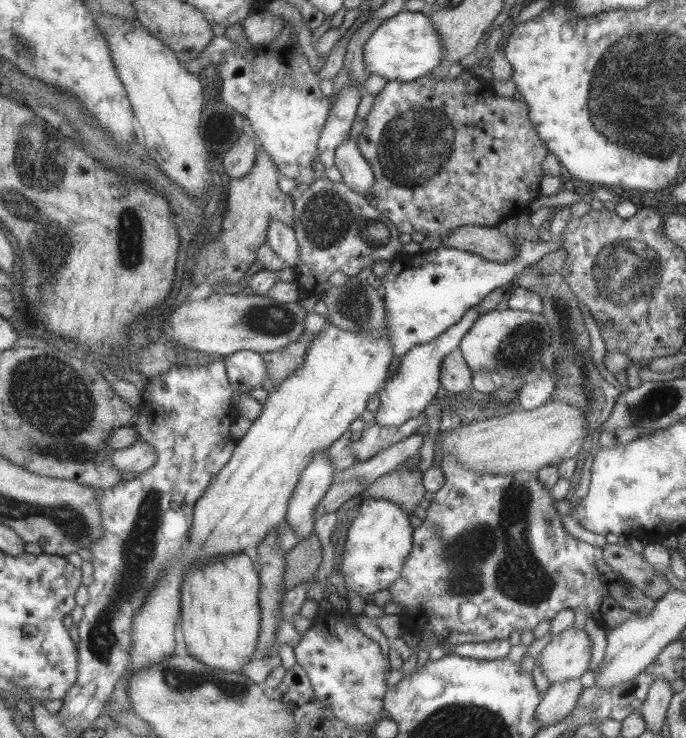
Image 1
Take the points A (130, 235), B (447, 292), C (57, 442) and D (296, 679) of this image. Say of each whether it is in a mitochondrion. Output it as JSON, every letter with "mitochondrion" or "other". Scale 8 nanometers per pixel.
{"A":"mitochondrion","B":"other","C":"mitochondrion","D":"other"}

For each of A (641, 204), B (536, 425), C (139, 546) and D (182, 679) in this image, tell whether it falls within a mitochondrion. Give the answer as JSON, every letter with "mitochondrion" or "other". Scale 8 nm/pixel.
{"A":"other","B":"other","C":"mitochondrion","D":"mitochondrion"}

